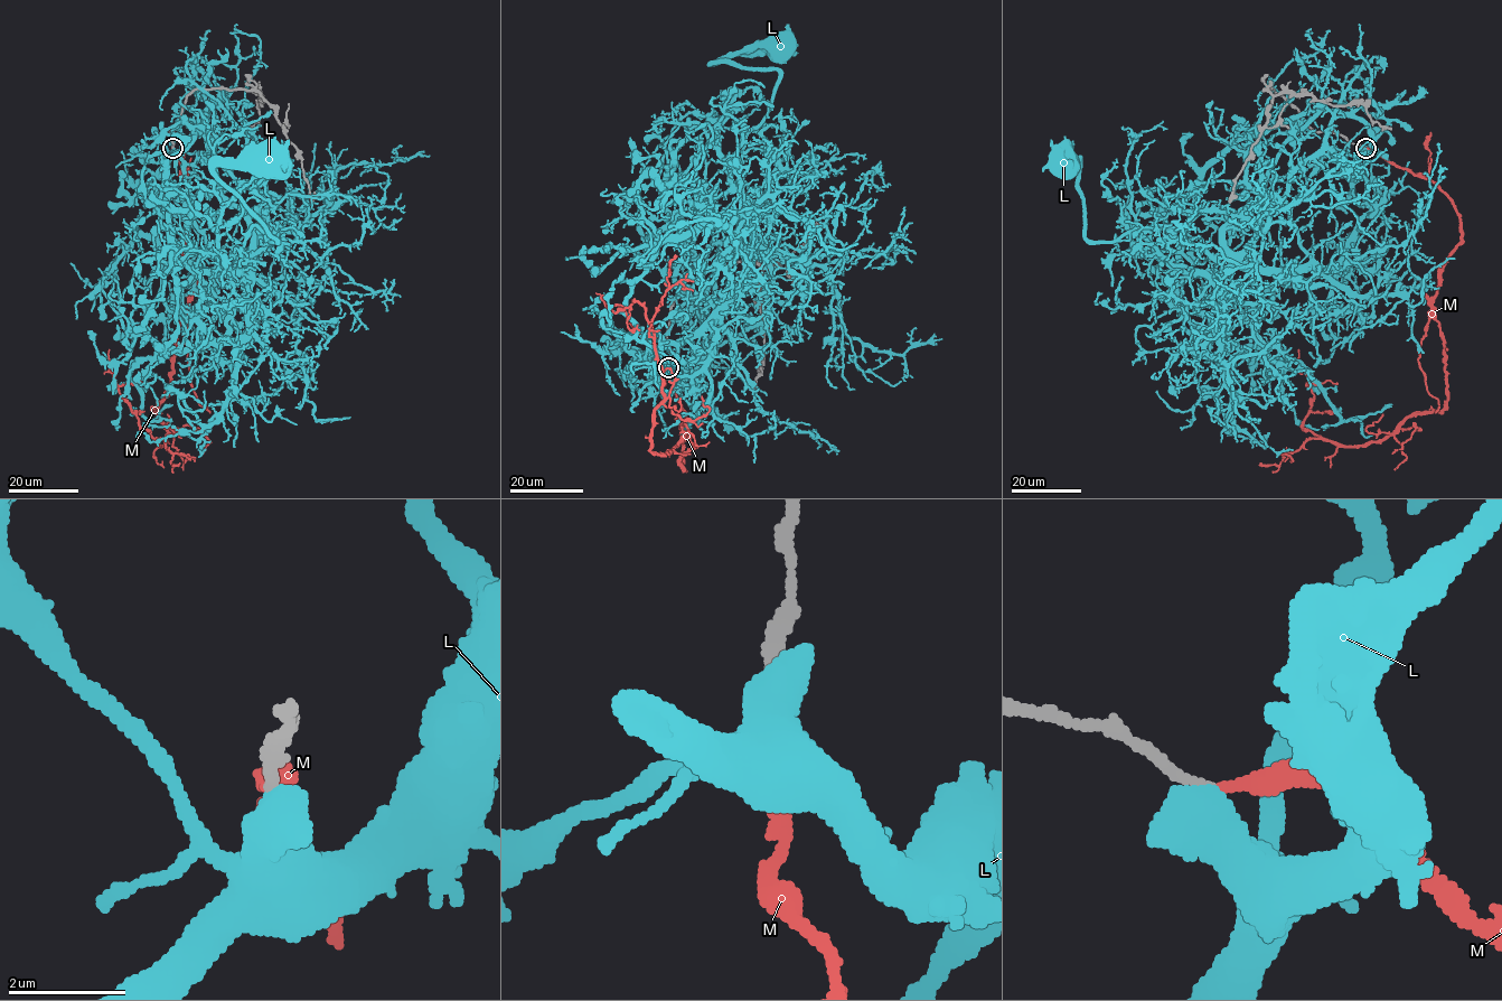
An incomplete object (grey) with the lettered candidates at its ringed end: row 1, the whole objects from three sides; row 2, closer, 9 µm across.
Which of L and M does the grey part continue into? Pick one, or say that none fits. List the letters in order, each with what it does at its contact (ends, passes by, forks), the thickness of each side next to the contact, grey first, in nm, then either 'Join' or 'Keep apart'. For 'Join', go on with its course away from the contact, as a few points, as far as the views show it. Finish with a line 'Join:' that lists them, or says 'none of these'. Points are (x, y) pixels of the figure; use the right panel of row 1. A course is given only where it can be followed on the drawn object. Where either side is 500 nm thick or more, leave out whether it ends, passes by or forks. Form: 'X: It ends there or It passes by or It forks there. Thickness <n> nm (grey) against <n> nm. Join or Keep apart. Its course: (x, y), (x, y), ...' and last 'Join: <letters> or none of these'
L: Thickness 200 nm (grey) against 700 nm. Keep apart
M: It ends there. Thickness 180 nm (grey) against 280 nm. Join. Its course: (1366, 148), (1428, 178), (1460, 218), (1433, 302), (1446, 404), (1334, 445), (1304, 419), (1306, 383), (1338, 383)
Join: M

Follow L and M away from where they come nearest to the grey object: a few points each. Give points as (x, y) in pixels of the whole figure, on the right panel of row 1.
L: (1364, 148), (1361, 121), (1323, 109), (1224, 230), (1212, 276), (1138, 225), (1088, 240), (1078, 167), (1061, 161)
M: (1366, 148), (1428, 178), (1460, 218), (1433, 302), (1446, 404), (1334, 445), (1304, 419), (1306, 383), (1338, 383)

